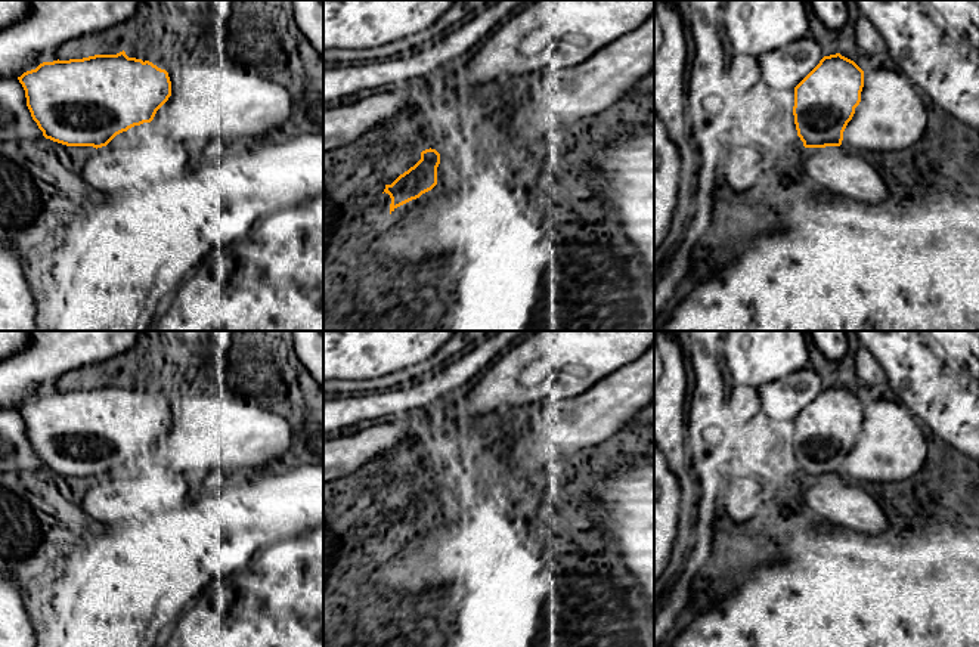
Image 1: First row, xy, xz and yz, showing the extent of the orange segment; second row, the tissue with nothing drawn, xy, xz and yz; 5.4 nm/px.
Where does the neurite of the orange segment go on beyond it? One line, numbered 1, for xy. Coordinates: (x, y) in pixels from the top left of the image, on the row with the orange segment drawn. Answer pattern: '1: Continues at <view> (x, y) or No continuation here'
1: No continuation here

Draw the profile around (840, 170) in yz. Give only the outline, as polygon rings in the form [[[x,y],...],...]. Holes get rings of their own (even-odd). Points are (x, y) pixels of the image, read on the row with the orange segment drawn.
[[[843,145],[805,151],[805,171],[828,191],[871,204],[889,198],[890,192],[882,173],[855,151]]]

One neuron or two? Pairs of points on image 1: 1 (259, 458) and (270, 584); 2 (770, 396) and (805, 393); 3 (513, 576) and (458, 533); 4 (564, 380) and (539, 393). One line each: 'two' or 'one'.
1: two
2: one
3: two
4: one

